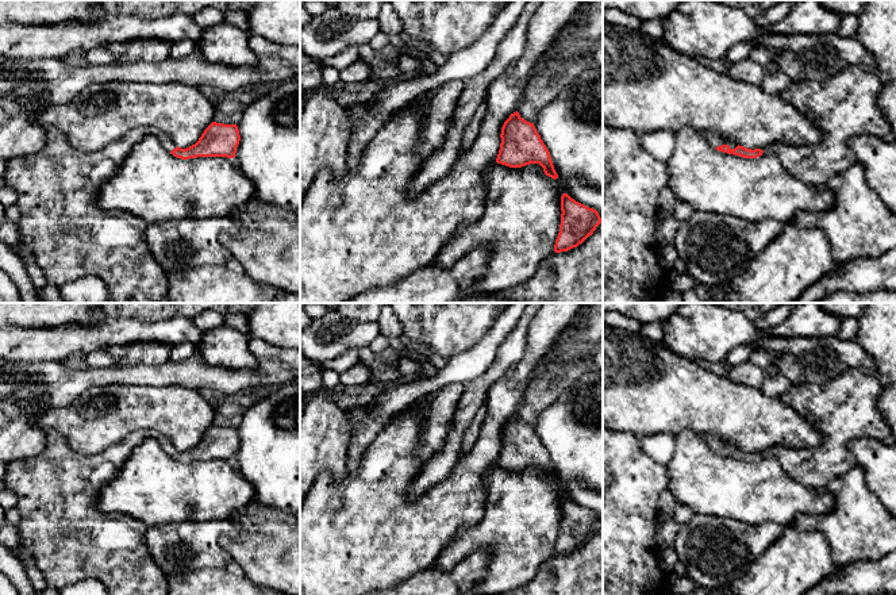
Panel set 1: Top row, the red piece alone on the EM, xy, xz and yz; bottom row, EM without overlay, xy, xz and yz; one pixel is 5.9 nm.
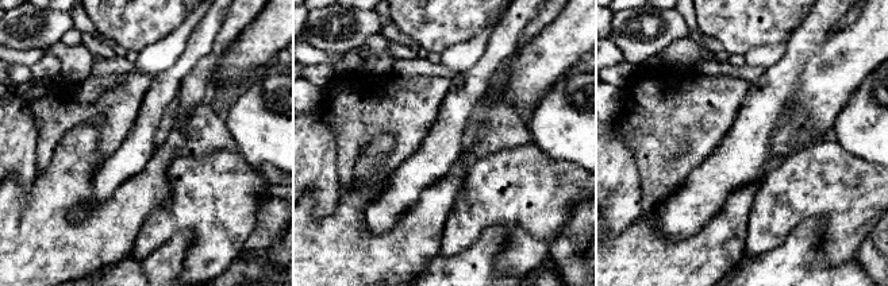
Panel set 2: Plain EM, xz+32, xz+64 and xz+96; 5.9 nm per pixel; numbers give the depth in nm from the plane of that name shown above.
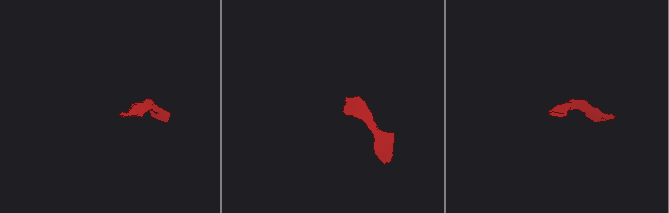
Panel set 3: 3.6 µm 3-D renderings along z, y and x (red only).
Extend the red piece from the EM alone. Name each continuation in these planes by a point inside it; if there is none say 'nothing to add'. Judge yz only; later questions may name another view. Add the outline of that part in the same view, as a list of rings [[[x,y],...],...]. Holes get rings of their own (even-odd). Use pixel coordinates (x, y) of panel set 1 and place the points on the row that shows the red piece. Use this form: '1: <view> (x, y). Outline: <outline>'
1: yz (714, 138). Outline: [[[708,133],[705,134],[708,143],[715,149],[722,145],[728,145],[730,149],[735,149],[738,145],[734,141],[726,139],[724,137],[719,135],[718,133]]]

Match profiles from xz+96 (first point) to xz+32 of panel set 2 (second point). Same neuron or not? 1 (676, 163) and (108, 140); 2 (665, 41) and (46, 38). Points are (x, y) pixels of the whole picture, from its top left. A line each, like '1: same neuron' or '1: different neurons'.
1: same neuron
2: same neuron

